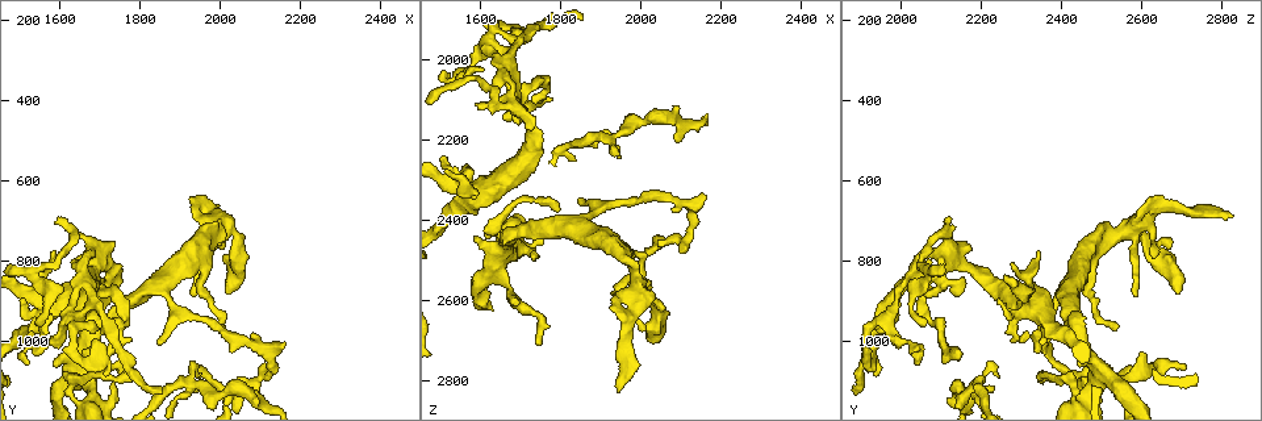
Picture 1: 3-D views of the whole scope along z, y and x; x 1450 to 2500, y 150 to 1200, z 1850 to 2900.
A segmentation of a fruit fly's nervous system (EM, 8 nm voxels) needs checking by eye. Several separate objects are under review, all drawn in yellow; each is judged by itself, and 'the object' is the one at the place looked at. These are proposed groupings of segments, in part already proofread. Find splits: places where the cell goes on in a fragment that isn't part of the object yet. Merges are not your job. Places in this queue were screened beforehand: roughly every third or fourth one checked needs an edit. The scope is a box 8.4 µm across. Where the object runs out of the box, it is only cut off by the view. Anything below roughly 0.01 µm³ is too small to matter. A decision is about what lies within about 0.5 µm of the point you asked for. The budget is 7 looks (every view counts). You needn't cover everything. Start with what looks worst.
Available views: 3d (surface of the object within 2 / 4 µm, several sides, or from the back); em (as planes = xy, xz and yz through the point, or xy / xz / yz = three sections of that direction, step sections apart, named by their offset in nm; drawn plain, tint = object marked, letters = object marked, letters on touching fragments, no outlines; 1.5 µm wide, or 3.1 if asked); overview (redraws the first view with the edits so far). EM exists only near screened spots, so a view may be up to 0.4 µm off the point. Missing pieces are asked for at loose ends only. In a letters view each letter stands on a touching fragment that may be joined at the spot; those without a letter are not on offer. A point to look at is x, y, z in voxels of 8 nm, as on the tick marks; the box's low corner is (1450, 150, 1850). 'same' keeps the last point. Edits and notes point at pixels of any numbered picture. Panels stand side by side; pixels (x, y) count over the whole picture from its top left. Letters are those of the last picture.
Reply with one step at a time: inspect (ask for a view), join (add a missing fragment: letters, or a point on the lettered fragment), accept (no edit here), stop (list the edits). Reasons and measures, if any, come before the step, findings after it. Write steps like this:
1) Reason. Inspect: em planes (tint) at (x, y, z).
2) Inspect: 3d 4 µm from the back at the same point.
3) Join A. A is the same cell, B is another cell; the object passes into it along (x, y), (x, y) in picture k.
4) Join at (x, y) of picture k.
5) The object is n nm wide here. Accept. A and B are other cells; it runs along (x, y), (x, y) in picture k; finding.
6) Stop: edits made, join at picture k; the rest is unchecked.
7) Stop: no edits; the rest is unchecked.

Inspect: 3d 4 µm at (1725, 1110, 2495).

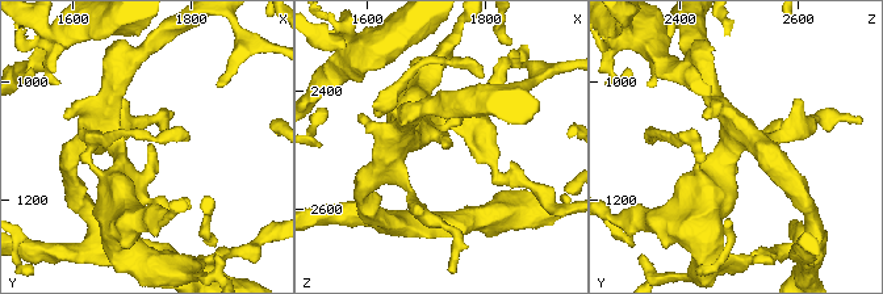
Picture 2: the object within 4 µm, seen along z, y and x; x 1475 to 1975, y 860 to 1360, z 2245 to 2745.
Now the EM. Inspect: em planes (letters) at (1725, 1110, 2500).

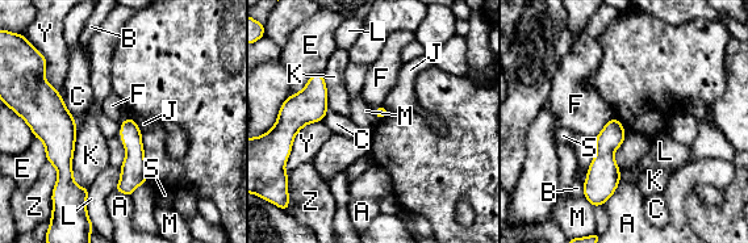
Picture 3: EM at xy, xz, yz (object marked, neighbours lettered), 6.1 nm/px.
Accept. A, B, C, E, F, J, K, L, M, S, Y and Z are other cells; none of them fits.

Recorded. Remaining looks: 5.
Thin end. Inspect: em planes (letters) at (1580, 705, 2105).

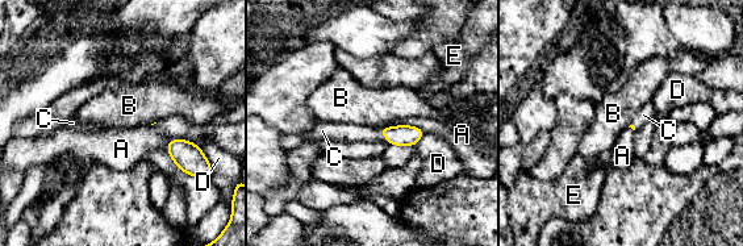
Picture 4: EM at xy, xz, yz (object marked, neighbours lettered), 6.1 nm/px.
Join C. C is the same cell, A, B, D and E are other cells; the object passes into it along (403, 134), (383, 134), (342, 132) in picture 4; it goes on there.

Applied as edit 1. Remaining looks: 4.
Tapers out. Inspect: em planes (letters) at (1950, 1085, 2240).

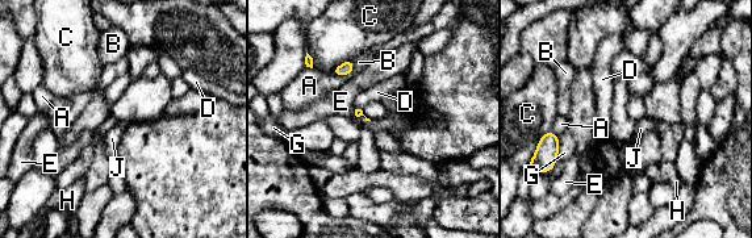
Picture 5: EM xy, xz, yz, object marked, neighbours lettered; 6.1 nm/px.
Accept. A, B, C, D, E, G, H and J are other cells; a border runs along (352, 59), (338, 65), (331, 74) in picture 5; no lettered fragment goes on from it.

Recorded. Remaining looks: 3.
Stop: edits made, join at picture 4; the rest is unchecked.

